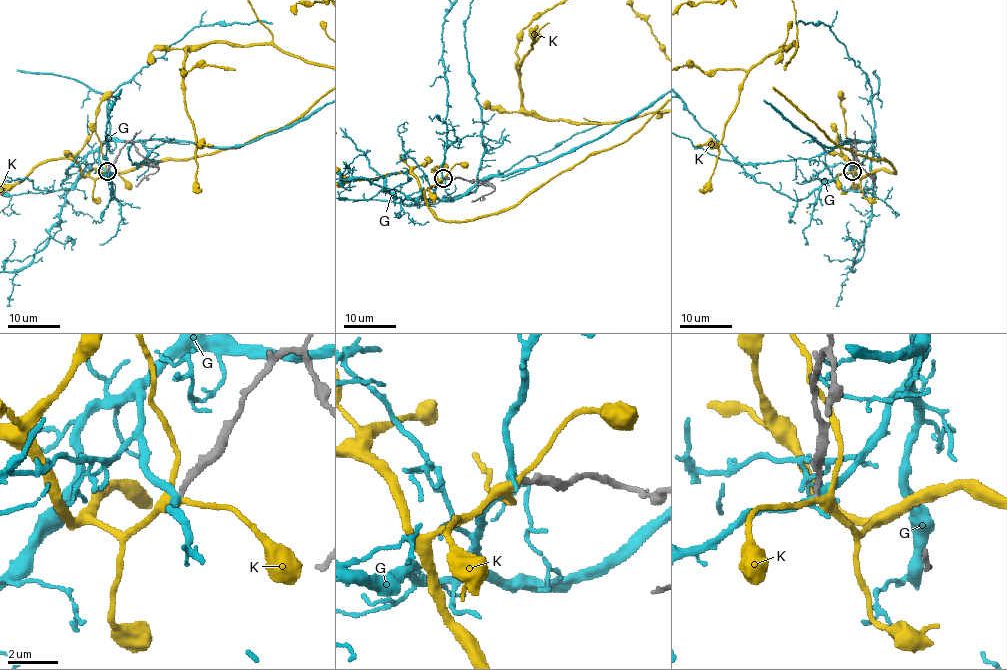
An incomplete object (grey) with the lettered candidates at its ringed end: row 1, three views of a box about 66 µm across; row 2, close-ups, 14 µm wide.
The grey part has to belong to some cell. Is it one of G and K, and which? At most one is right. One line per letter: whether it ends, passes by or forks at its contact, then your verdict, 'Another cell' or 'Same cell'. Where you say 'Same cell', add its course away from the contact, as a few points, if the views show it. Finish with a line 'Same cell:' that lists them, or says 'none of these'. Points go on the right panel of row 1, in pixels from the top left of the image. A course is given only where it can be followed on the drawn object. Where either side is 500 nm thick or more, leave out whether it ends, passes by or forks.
G: It passes by. Another cell
K: It forks there. Another cell
Same cell: none of these

